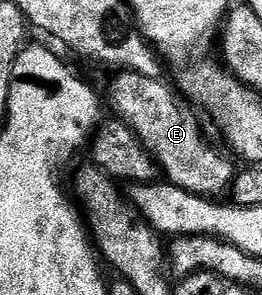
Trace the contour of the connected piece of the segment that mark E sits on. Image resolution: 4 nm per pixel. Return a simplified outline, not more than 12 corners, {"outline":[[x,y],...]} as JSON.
{"outline":[[121,70],[112,115],[168,183],[224,197],[234,161],[164,79]]}

